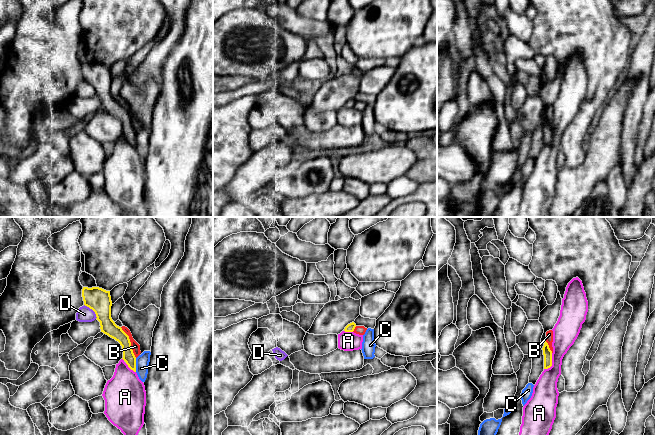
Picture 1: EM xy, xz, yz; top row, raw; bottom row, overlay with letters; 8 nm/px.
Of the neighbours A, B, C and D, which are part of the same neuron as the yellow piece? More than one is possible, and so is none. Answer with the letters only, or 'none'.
none

